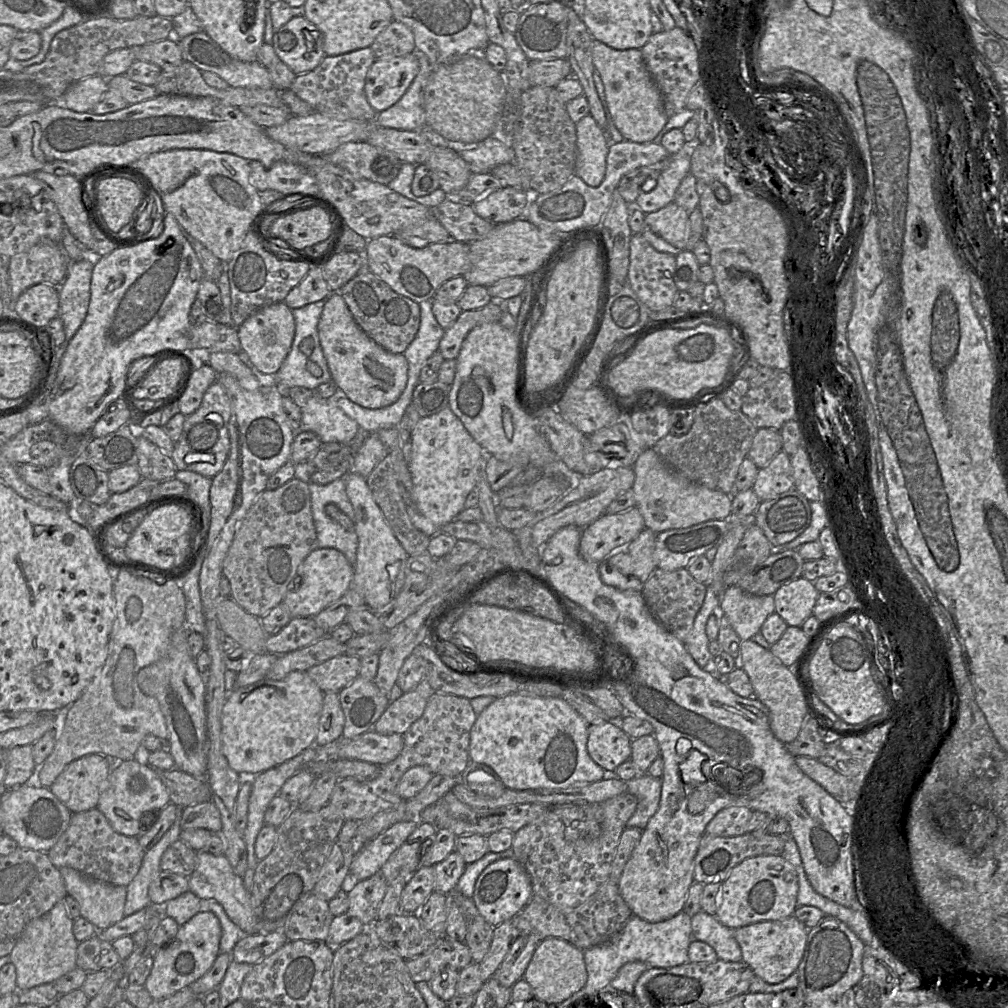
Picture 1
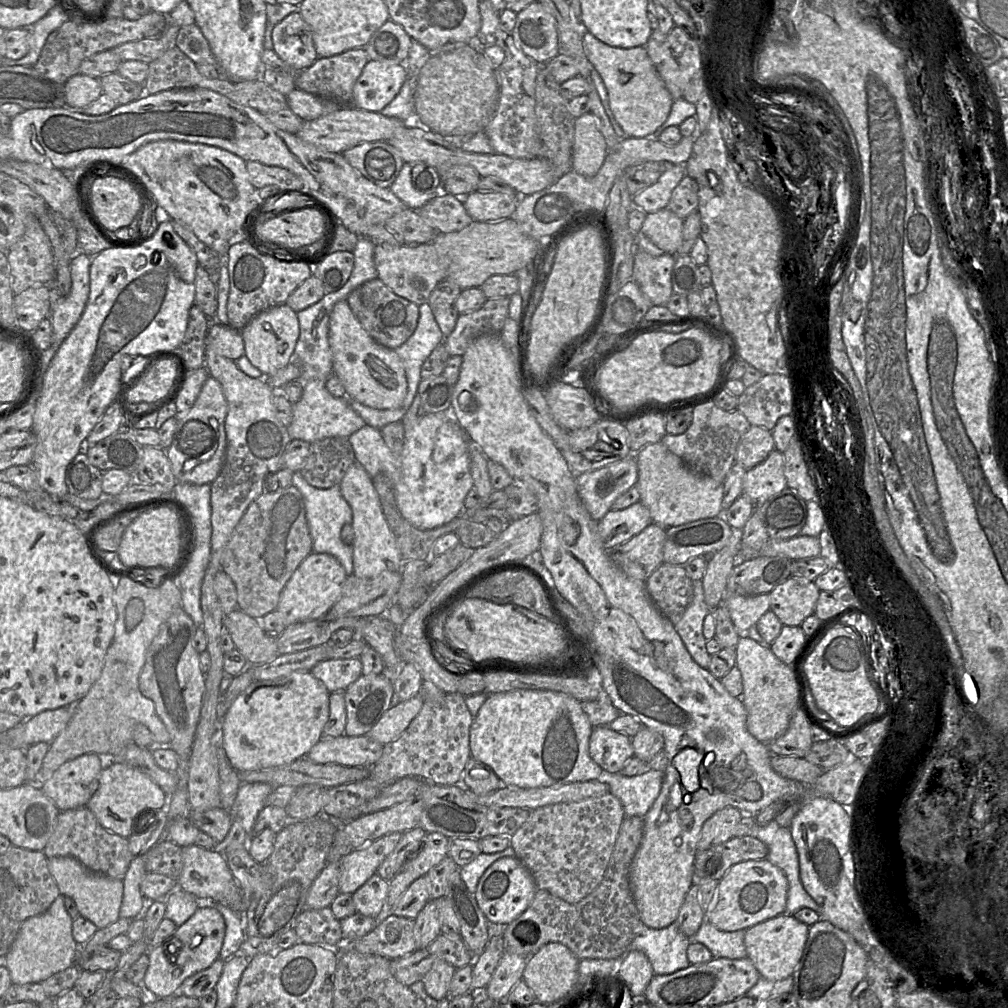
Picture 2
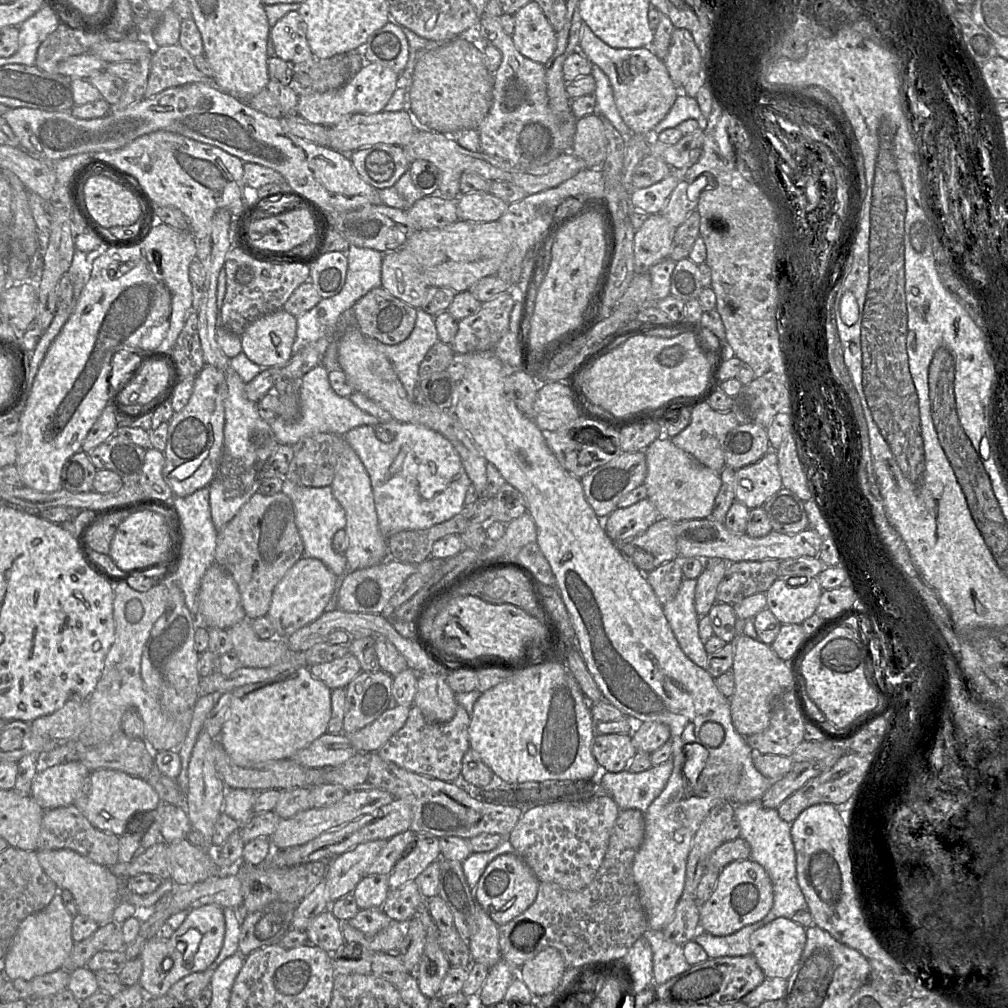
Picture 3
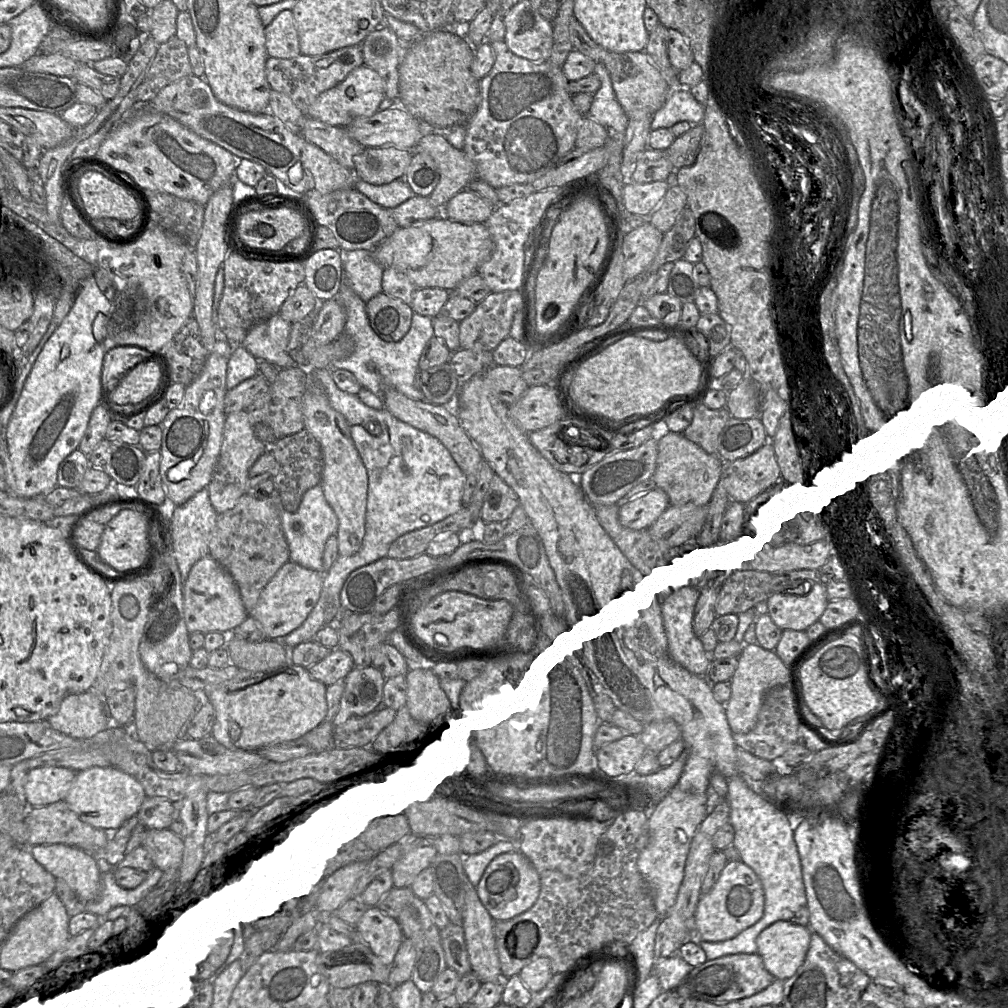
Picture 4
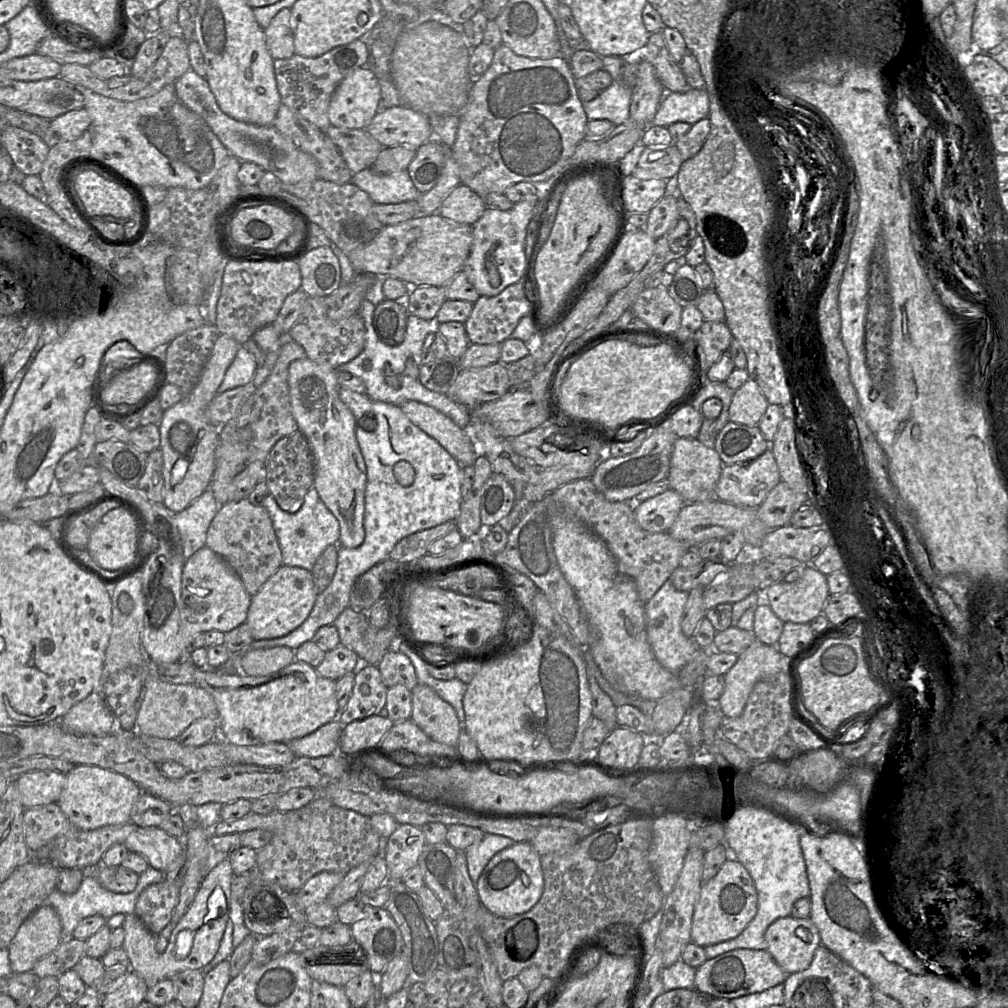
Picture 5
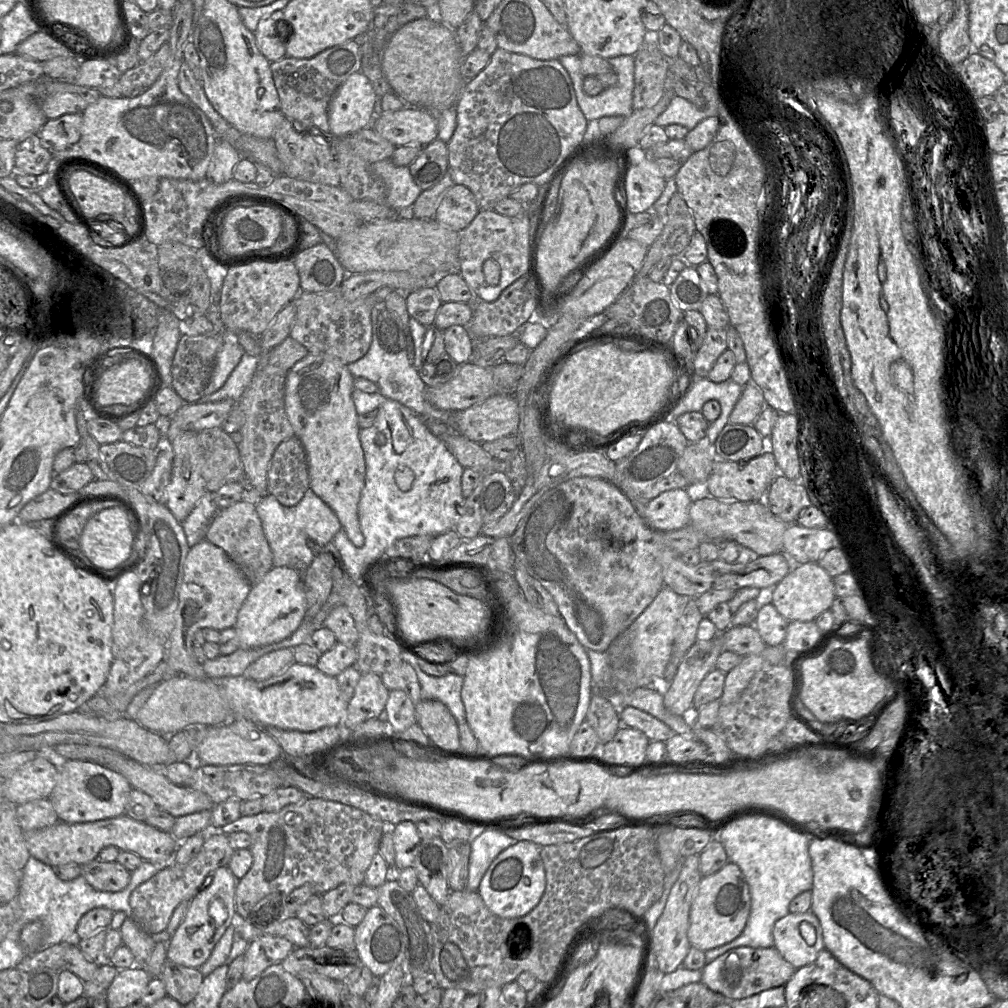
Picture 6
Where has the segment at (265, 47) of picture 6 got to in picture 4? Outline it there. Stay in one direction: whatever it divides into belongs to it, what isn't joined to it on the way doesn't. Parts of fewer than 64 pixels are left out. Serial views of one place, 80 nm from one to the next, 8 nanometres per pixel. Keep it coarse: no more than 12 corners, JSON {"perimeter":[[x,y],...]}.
{"perimeter":[[291,10],[280,12],[264,29],[269,57],[300,53]]}

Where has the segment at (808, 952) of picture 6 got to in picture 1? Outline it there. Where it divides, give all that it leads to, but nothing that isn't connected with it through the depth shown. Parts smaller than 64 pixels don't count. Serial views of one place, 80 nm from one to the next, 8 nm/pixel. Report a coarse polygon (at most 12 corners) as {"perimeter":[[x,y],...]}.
{"perimeter":[[794,916],[734,929],[745,962],[777,984],[804,955],[809,928]]}

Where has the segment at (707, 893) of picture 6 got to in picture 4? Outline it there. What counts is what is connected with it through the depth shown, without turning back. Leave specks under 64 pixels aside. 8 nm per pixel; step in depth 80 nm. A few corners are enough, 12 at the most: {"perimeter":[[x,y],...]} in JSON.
{"perimeter":[[730,859],[693,917],[698,941],[722,942],[758,922],[764,890]]}

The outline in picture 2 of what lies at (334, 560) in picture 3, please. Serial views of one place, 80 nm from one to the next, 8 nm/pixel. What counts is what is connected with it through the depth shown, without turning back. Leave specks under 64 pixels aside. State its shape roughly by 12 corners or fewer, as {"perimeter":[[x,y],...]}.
{"perimeter":[[300,470],[292,485],[302,494],[312,551],[334,556],[347,576],[353,546],[340,532],[352,510],[339,485],[319,489]]}

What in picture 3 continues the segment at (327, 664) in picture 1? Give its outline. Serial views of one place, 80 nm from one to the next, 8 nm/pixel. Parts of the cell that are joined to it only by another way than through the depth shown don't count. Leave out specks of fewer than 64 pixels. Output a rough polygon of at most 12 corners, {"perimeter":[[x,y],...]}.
{"perimeter":[[344,657],[309,667],[328,688],[344,688],[362,671]]}

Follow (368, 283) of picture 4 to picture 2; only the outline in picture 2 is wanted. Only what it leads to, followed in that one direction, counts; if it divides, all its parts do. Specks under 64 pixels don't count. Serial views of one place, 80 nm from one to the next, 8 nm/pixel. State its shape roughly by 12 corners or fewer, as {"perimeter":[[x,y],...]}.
{"perimeter":[[360,237],[345,285],[324,295],[324,314],[363,283],[378,278],[375,245]]}

